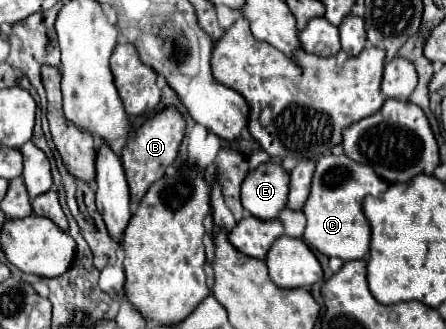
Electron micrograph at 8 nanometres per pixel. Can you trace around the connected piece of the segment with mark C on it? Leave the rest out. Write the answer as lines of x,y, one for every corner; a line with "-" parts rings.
326,155
316,163
316,173
312,179
312,191
304,205
304,215
308,219
304,241
324,253
326,257
340,257
342,261
364,259
370,245
370,225
364,217
364,197
382,193
390,183
376,175
368,165
360,165
346,155

